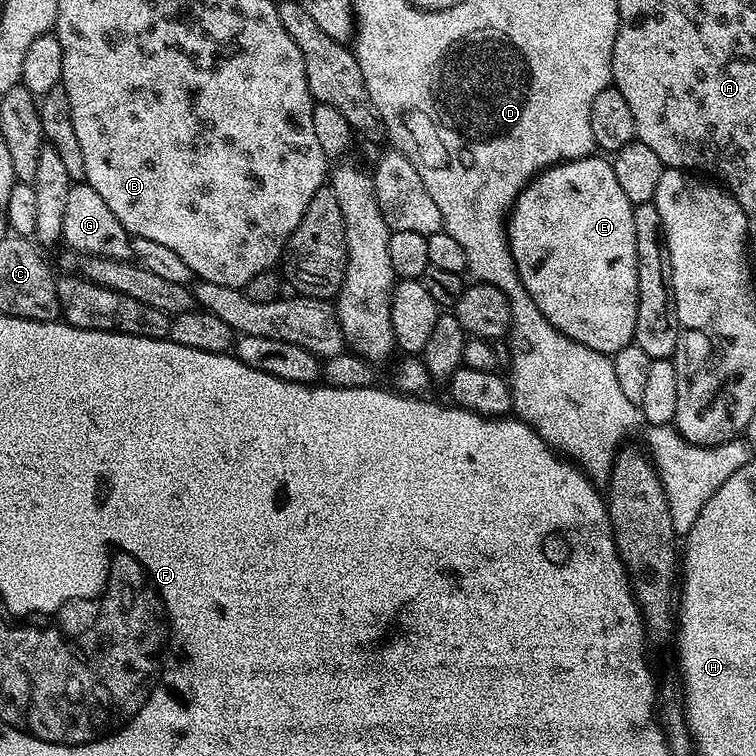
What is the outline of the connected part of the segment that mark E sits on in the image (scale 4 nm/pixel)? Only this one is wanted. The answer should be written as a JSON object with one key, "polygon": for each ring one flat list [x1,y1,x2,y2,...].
{"polygon":[[603,155,565,160,563,164,544,169,520,191,507,217,506,231,522,286,550,326,582,346,605,354,633,343,638,318,634,205,622,194,611,163]]}

